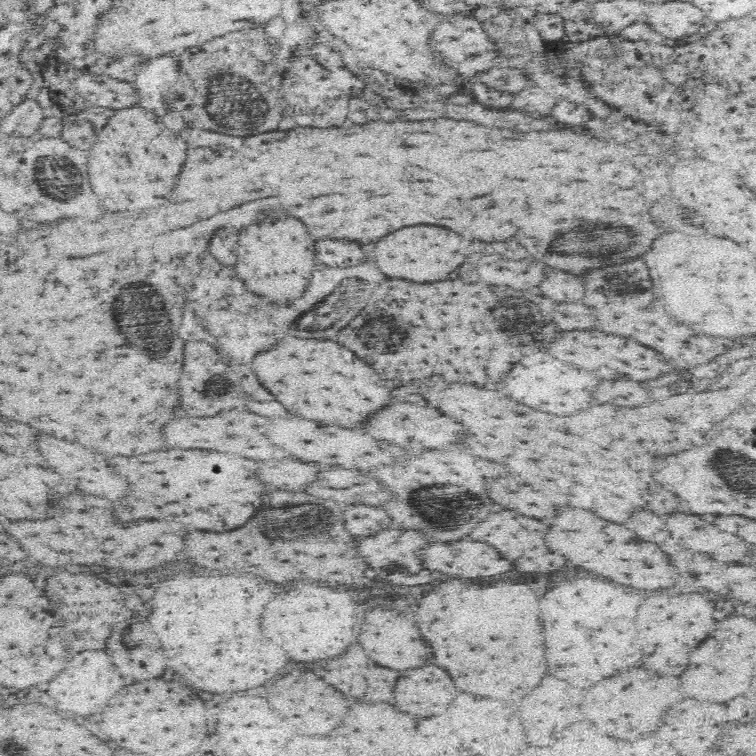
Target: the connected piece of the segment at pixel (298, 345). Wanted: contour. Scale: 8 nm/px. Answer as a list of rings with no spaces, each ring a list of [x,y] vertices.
[[[290,338],[284,340],[278,348],[273,349],[266,358],[260,358],[252,364],[251,370],[260,376],[258,380],[262,382],[262,386],[268,386],[266,390],[272,392],[286,408],[288,414],[296,416],[296,418],[306,418],[309,421],[318,421],[332,426],[349,429],[352,431],[364,430],[366,423],[370,420],[379,406],[386,403],[386,388],[382,386],[380,378],[376,376],[376,372],[372,372],[372,368],[362,362],[360,358],[356,358],[356,352],[350,350],[348,346],[340,344],[340,342],[332,342],[332,340],[318,340],[318,338]]]

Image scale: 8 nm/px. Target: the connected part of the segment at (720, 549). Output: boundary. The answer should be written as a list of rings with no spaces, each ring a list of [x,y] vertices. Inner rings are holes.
[[[678,512],[666,520],[667,527],[684,546],[710,555],[724,565],[750,563],[754,552],[748,541],[720,527],[712,519],[695,512]]]

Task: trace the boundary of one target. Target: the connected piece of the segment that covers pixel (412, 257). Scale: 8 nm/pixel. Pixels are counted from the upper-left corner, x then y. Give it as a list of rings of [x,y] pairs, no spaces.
[[[412,226],[412,228],[400,228],[400,230],[388,234],[384,240],[380,240],[378,248],[376,248],[376,262],[378,262],[378,268],[382,268],[384,274],[394,276],[394,278],[408,278],[408,280],[416,280],[416,282],[422,282],[422,280],[442,280],[442,278],[448,276],[448,272],[452,268],[456,268],[464,260],[464,256],[468,256],[468,259],[474,257],[476,250],[472,246],[470,248],[474,252],[468,254],[468,242],[462,240],[452,230],[436,228],[436,226]]]

